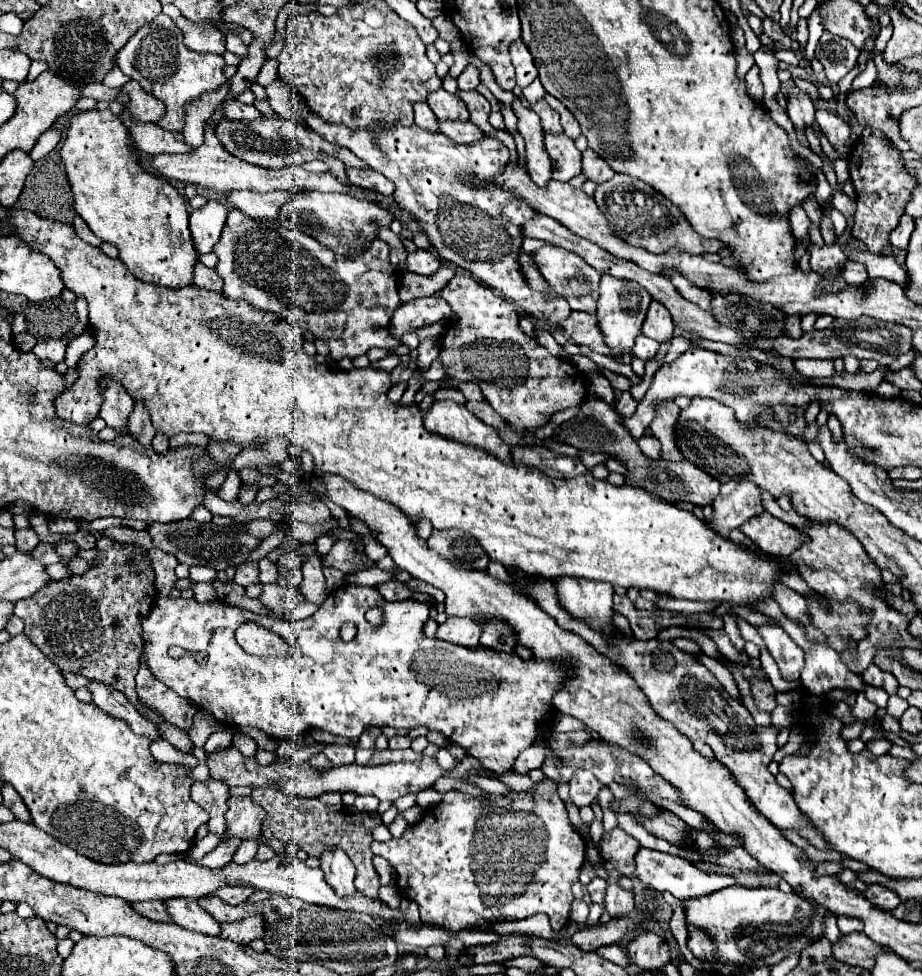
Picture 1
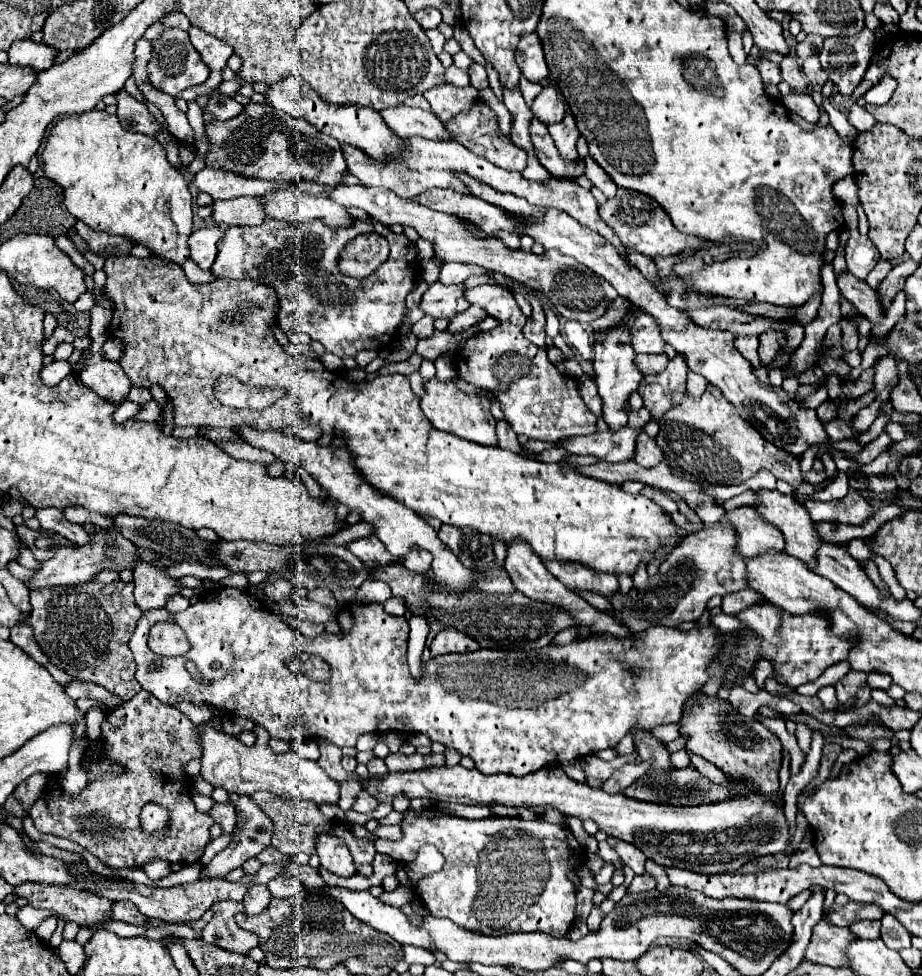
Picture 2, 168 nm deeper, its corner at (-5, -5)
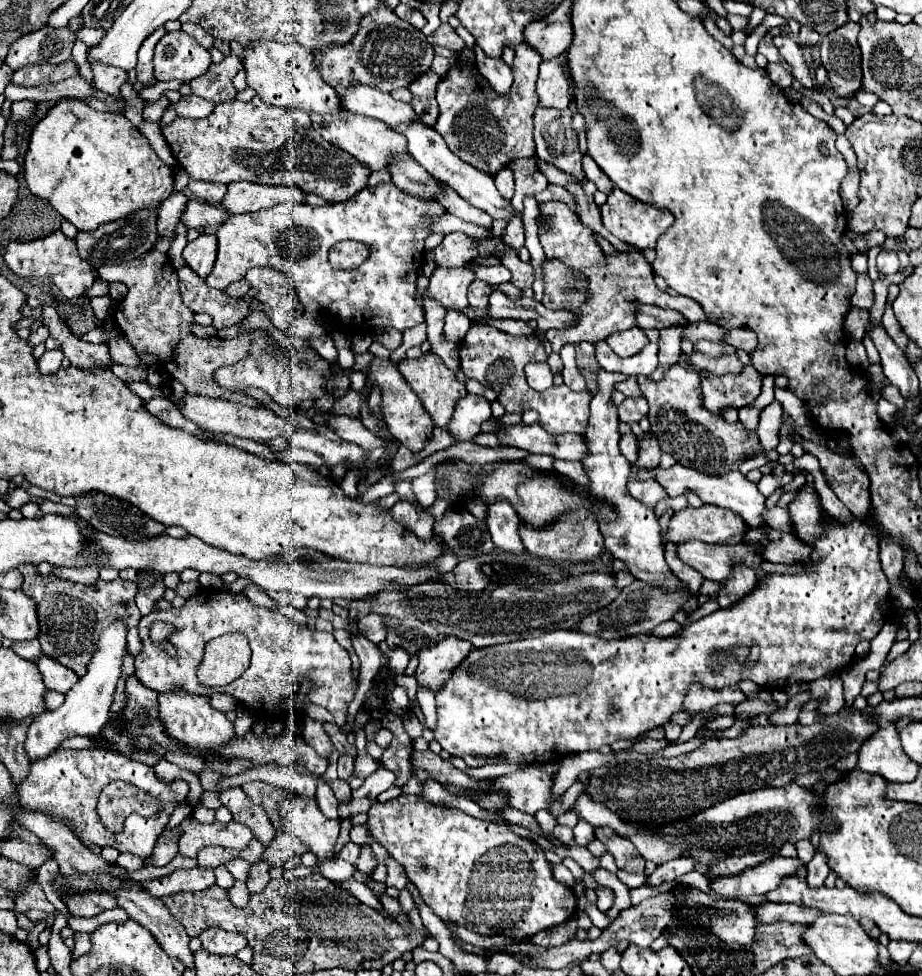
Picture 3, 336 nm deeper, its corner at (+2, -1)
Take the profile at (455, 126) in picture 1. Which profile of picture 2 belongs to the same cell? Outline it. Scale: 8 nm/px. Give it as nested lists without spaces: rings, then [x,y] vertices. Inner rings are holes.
[[[403,104],[399,108],[387,108],[387,112],[381,112],[381,116],[383,120],[387,120],[387,126],[393,128],[403,138],[421,136],[421,138],[435,140],[435,142],[453,140],[445,124],[433,112],[409,108]]]

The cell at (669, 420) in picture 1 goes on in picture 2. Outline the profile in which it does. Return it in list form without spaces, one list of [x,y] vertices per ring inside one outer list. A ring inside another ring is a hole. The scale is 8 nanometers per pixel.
[[[675,356],[669,360],[667,368],[661,374],[645,376],[639,384],[639,394],[643,396],[643,406],[651,412],[653,420],[661,420],[667,410],[681,404],[685,398],[685,378],[687,364],[683,364],[683,356]]]

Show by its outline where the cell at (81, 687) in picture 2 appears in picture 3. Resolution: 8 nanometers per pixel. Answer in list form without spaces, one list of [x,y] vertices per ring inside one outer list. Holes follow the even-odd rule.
[[[42,654],[34,662],[36,662],[36,666],[38,666],[40,674],[42,674],[42,680],[44,680],[44,684],[46,684],[48,690],[56,690],[56,692],[66,694],[76,684],[76,680],[78,680],[78,676],[72,670],[64,668],[60,662],[52,660],[46,654]]]

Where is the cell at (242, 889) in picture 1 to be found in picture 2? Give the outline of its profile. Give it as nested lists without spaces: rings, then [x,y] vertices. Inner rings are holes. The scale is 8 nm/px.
[[[259,884],[259,886],[253,886],[245,898],[243,898],[243,906],[245,906],[245,914],[253,916],[253,914],[259,914],[271,900],[271,894],[267,890],[267,886]]]

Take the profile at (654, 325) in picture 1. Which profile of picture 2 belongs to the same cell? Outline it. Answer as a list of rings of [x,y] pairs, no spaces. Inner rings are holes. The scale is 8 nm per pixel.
[[[643,314],[639,316],[639,320],[635,320],[635,338],[631,338],[631,344],[637,354],[661,354],[663,352],[665,340],[653,316]]]

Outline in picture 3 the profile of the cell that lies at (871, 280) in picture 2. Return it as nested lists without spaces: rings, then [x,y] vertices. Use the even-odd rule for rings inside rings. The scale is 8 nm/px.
[[[882,250],[878,254],[876,264],[878,264],[878,272],[880,274],[894,274],[900,268],[900,260],[898,260],[896,252],[886,252],[886,250]]]

